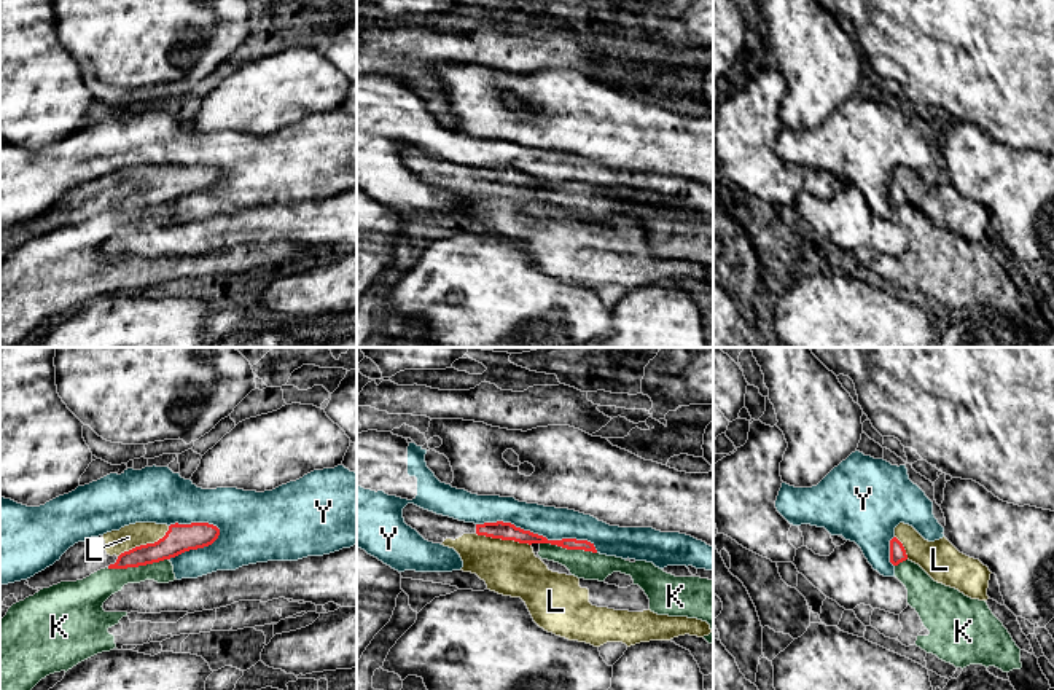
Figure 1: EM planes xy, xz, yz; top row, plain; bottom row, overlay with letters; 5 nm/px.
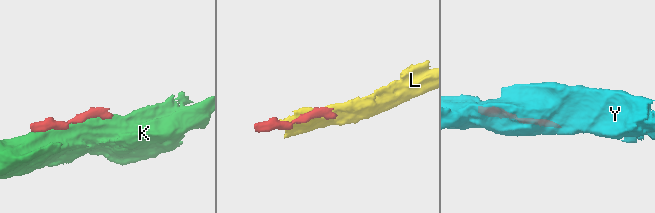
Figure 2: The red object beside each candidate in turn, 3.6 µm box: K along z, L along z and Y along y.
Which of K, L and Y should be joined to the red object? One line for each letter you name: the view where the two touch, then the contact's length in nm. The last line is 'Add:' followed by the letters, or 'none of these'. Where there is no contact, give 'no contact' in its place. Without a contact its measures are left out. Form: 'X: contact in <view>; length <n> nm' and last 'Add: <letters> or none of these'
L: contact in xy; length 300 nm
Add: L

